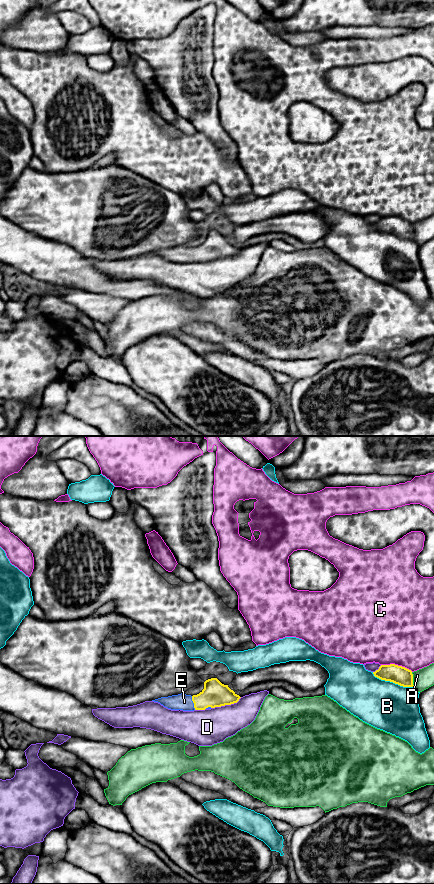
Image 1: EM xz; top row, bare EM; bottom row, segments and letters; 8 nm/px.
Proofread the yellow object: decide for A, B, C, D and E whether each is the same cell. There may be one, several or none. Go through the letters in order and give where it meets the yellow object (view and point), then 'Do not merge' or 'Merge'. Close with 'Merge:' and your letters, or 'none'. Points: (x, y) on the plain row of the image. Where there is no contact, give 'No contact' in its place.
A: Touches yellow at xz (412, 231). Do not merge
B: Touches yellow at xz (392, 233). Do not merge
C: Touches yellow at xz (397, 217). Do not merge
D: Touches yellow at xz (226, 256). Do not merge
E: Touches yellow at xz (193, 254). Merge
Merge: E

